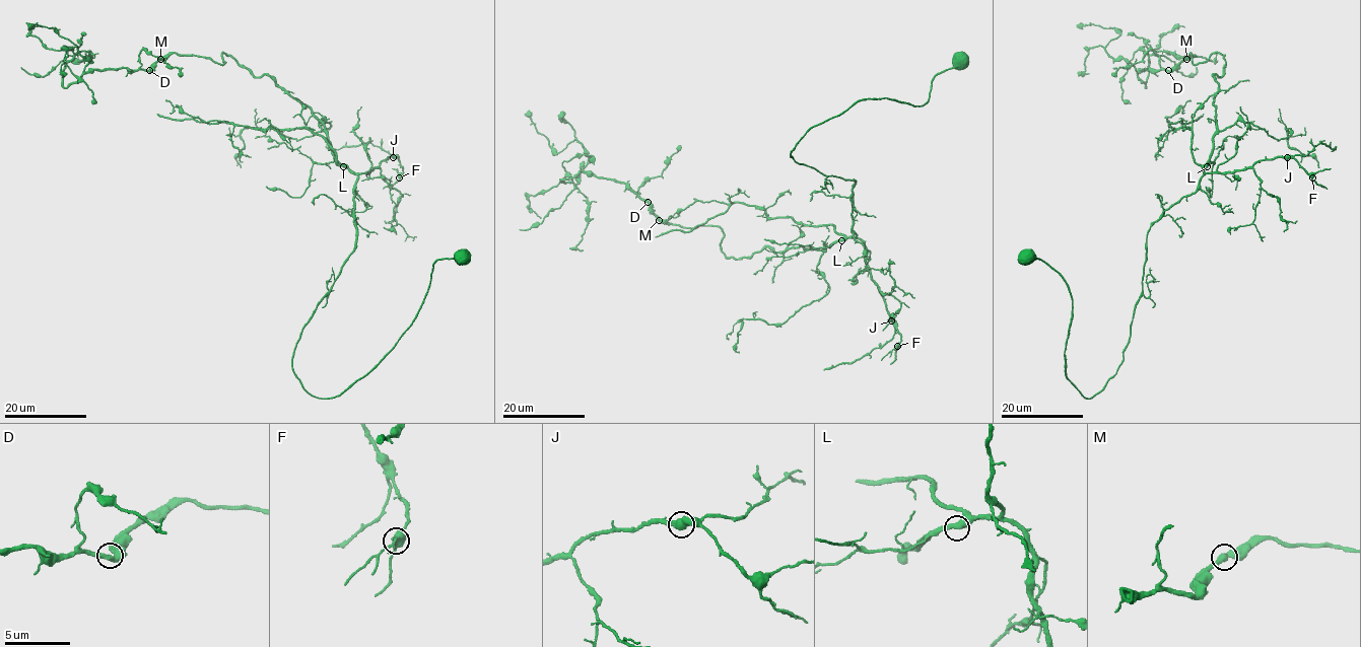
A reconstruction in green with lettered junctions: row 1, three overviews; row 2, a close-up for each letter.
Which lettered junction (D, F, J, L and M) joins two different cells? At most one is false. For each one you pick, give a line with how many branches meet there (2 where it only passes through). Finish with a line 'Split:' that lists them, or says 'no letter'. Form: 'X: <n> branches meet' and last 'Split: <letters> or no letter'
Split: no letter

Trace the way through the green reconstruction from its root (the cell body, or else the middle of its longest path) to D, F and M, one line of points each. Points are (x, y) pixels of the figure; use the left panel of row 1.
D: (464, 257), (313, 397), (292, 355), (353, 249), (357, 175), (231, 57), (149, 70)
F: (464, 257), (433, 264), (365, 375), (303, 387), (293, 351), (353, 249), (357, 175), (396, 156), (399, 177)
M: (464, 257), (433, 264), (378, 364), (313, 397), (292, 355), (353, 249), (357, 175), (268, 75), (159, 59)

